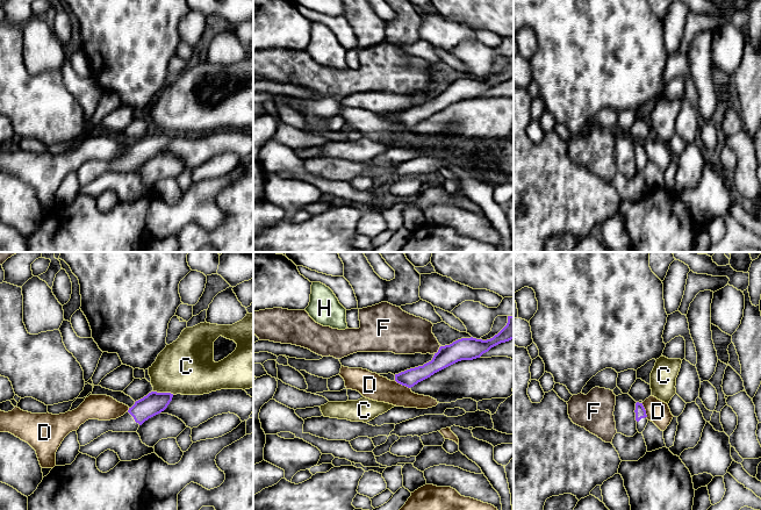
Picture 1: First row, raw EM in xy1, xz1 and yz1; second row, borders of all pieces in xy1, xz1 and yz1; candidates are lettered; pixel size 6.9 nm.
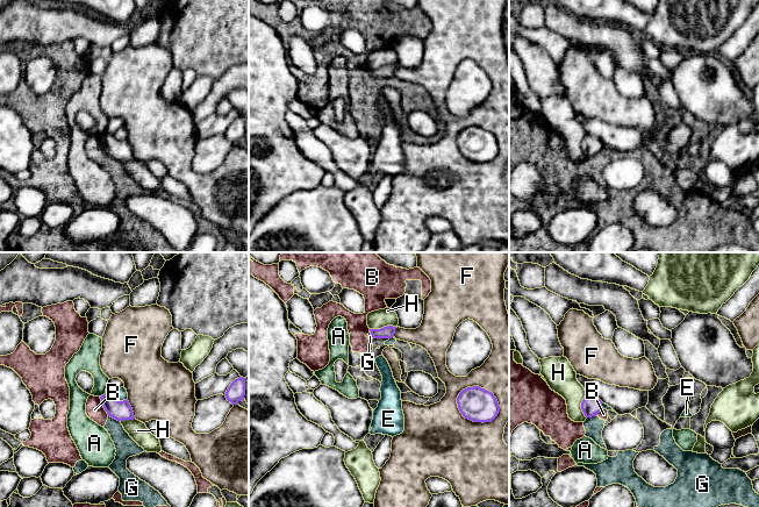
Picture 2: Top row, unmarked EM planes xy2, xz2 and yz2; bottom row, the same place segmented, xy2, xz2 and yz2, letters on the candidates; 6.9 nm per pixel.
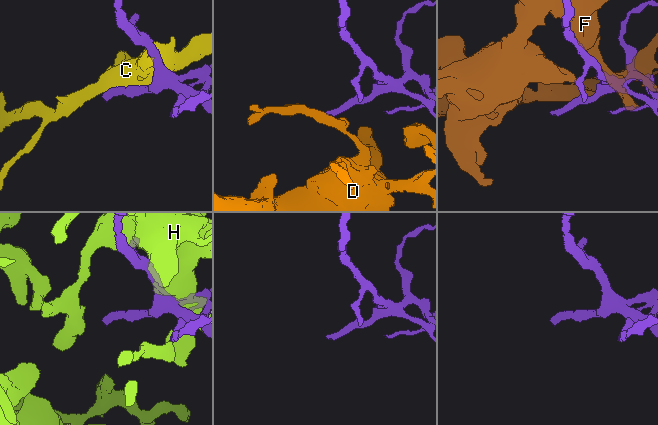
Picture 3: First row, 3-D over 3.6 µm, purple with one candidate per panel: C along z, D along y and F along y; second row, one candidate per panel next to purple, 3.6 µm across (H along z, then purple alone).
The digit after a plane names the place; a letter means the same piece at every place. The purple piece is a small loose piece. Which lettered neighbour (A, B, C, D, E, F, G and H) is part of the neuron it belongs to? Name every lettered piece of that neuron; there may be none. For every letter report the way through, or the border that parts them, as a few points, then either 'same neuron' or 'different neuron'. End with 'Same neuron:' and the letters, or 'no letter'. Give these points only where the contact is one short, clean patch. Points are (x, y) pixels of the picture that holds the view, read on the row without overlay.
A: border xy2 (105, 131), (100, 136); different neuron
B: border xy2 (99, 136), (108, 155); different neuron
C: different neuron
D: border xz1 (395, 120), (409, 128); different neuron
E: border xy2 (113, 134), (119, 140), (127, 138); different neuron
F: different neuron
G: border xy2 (108, 155), (119, 161); different neuron
H: different neuron
Same neuron: no letter

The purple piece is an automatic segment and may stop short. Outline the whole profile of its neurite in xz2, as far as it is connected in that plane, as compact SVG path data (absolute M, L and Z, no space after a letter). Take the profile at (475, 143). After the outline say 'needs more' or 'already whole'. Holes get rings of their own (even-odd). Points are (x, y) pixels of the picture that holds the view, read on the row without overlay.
M479 126L463 129L457 143L465 158L473 162L492 162L500 151L500 145L494 134Z; already whole

